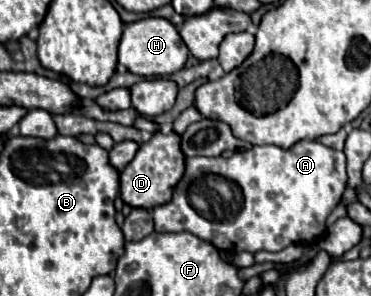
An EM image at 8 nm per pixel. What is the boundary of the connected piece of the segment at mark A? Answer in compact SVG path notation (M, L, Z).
M299 141L291 149L281 149L277 145L261 145L251 147L249 151L237 151L229 159L189 157L185 165L185 175L177 183L173 199L153 209L155 231L189 231L203 241L215 243L217 249L227 253L281 251L291 243L315 243L325 233L325 221L347 187L345 153L325 147L319 141Z

